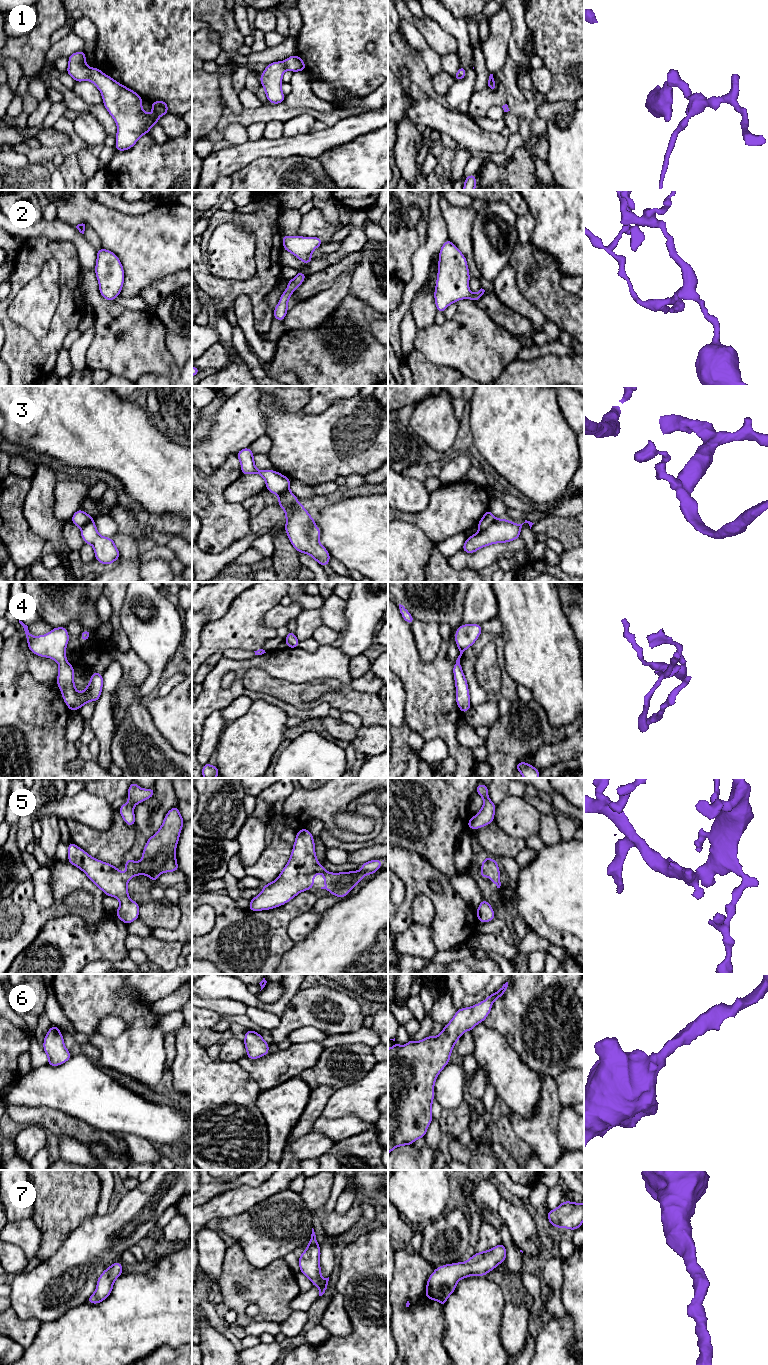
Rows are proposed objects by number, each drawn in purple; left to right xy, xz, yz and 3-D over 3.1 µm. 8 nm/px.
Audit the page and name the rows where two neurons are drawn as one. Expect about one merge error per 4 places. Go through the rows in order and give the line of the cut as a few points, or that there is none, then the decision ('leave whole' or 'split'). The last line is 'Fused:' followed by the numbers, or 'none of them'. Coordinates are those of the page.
1: cut none; leave whole
2: cut none; leave whole
3: cut yz (497, 519), (481, 531); split
4: cut none; leave whole
5: cut none; leave whole
6: cut none; leave whole
7: cut none; leave whole
Fused: 3

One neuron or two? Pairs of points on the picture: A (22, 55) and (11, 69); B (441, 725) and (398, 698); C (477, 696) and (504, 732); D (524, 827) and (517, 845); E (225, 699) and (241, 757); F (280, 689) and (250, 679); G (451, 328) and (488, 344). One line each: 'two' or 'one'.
A: two
B: two
C: two
D: two
E: two
F: one
G: one

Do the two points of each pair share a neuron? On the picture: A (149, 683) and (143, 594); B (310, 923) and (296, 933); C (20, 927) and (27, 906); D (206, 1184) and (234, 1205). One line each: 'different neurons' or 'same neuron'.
A: same neuron
B: same neuron
C: same neuron
D: different neurons

